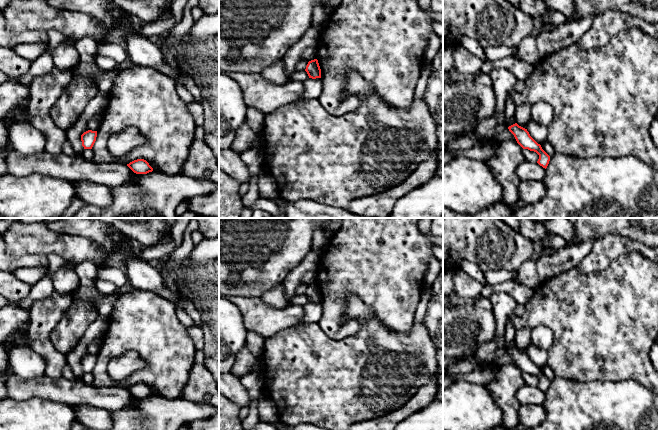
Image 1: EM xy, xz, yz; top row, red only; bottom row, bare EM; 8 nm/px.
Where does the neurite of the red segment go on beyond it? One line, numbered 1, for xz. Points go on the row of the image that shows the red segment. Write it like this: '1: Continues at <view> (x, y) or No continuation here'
1: No continuation here

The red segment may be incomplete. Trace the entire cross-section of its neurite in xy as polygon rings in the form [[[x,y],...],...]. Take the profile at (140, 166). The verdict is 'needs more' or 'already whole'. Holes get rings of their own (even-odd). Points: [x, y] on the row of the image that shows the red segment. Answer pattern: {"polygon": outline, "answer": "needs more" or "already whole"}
{"polygon": [[[144,159],[134,160],[127,164],[127,166],[136,174],[147,174],[153,171],[153,168]]], "answer": "already whole"}

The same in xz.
{"polygon": [[[317,59],[309,61],[305,71],[307,72],[309,78],[321,78],[321,69]]], "answer": "already whole"}

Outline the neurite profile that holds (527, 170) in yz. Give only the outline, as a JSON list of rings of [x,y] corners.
[[[524,160],[516,169],[516,174],[520,182],[524,181],[543,181],[545,178],[545,168],[537,162]]]

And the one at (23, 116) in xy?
[[[27,106],[19,114],[15,114],[14,122],[30,123],[30,115],[28,113],[28,107]]]

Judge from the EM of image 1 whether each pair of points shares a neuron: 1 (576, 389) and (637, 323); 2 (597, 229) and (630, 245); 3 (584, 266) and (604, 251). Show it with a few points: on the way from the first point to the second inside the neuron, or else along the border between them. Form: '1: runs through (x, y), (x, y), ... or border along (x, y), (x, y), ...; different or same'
1: border along (559, 376), (583, 382), (605, 381); different
2: border along (629, 237), (620, 234), (604, 234), (596, 241); different
3: runs through (589, 264), (599, 256); same

